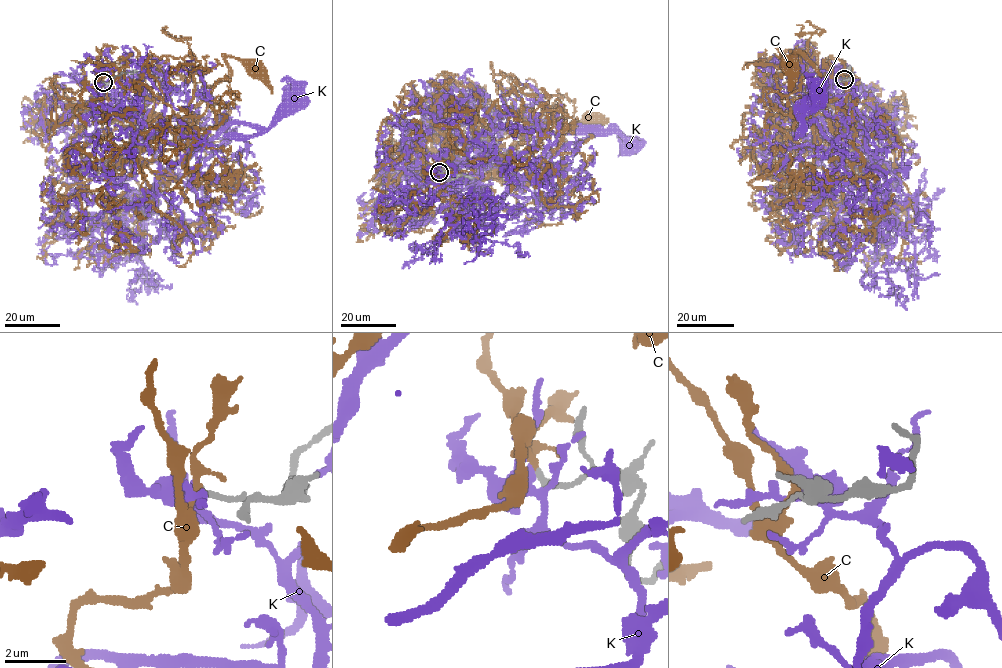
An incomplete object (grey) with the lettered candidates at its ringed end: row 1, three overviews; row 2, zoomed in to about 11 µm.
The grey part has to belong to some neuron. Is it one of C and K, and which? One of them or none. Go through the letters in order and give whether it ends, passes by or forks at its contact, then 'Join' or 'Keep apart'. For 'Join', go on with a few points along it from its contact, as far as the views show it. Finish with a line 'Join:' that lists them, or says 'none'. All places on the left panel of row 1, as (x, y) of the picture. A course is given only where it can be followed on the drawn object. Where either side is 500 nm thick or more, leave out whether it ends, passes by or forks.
C: It forks there. Join. Its course: (103, 82), (91, 94), (99, 109), (124, 109), (175, 143), (189, 111), (228, 74), (226, 57), (257, 68)
K: It forks there. Keep apart
Join: C

